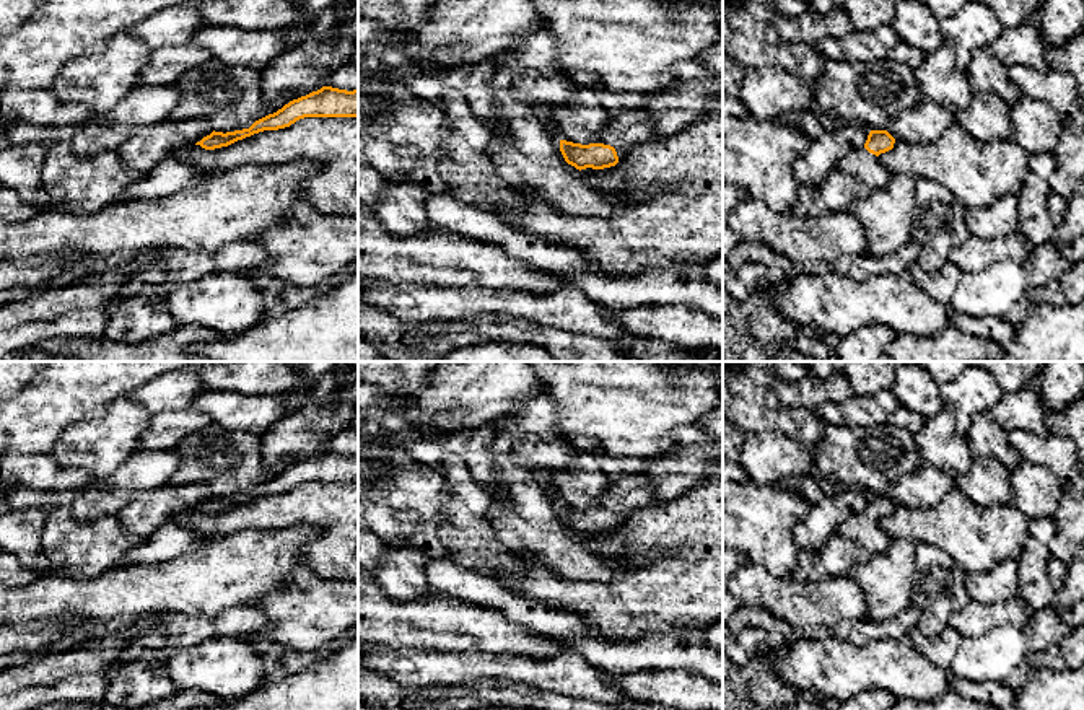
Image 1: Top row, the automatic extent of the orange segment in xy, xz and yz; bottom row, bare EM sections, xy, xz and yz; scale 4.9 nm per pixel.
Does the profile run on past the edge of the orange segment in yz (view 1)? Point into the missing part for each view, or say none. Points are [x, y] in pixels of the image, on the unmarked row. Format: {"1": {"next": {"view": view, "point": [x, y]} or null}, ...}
{"1": {"next": {"view": "yz", "point": [865, 531]}}}

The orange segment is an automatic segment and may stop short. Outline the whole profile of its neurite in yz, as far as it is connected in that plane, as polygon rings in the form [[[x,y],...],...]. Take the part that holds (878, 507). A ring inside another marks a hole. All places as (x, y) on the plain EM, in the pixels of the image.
[[[871,495],[863,511],[840,519],[837,532],[866,549],[871,555],[889,549],[892,537],[879,524],[894,513],[895,503],[887,495]]]

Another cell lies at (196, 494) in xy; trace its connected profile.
[[[200,482],[179,487],[163,485],[135,495],[124,508],[119,510],[116,519],[129,532],[148,539],[176,513],[195,510],[212,497],[212,490]]]

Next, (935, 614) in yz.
[[[916,542],[915,557],[911,604],[920,611],[920,619],[913,630],[936,637],[949,625],[949,616],[970,601],[967,573],[947,552],[924,542]]]

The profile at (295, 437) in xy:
[[[329,375],[309,384],[306,396],[260,436],[264,466],[270,469],[285,459],[301,462],[326,451],[327,440],[358,412],[358,402],[332,399],[350,381],[347,375]]]

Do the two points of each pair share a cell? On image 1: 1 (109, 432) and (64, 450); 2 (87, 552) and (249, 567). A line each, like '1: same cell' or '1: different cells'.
1: same cell
2: different cells

